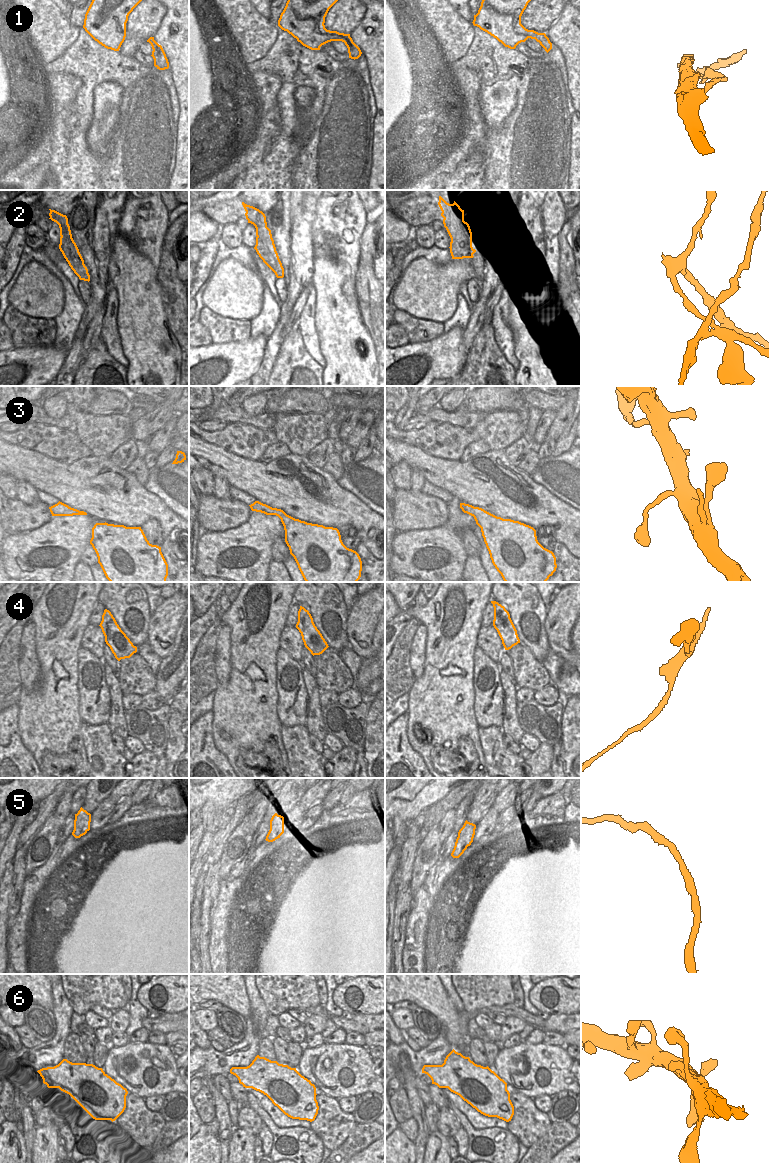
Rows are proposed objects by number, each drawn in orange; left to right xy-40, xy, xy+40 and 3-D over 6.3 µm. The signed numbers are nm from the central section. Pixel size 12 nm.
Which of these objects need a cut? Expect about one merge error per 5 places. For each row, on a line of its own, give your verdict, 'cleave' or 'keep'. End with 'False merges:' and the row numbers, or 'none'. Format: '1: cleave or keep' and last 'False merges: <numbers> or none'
1: keep
2: cleave
3: keep
4: keep
5: keep
6: keep
False merges: 2

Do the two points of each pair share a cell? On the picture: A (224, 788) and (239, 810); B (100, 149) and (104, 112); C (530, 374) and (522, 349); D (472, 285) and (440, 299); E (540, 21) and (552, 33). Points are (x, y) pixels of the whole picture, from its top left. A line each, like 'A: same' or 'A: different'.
A: different
B: same
C: same
D: different
E: different

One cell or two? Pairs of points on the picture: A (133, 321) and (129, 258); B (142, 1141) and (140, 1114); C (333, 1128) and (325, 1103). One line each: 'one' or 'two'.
A: one
B: one
C: one

